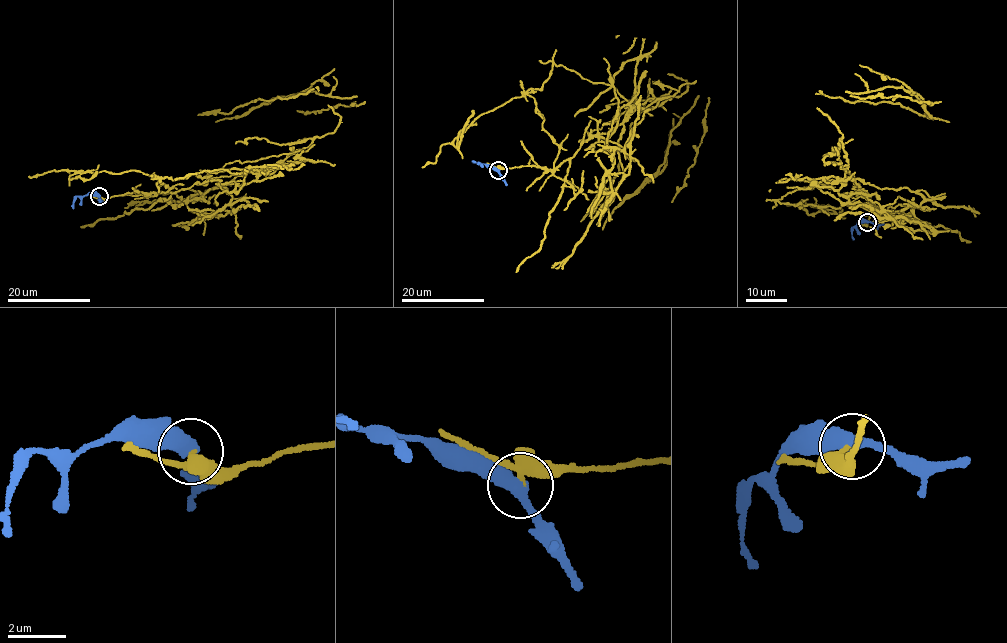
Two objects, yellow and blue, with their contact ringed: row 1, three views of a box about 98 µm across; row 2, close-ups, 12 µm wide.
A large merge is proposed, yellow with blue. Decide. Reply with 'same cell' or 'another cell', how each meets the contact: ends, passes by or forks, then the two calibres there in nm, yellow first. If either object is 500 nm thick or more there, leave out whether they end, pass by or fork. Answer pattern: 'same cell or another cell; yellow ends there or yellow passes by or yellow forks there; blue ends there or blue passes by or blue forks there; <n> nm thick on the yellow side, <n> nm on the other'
another cell; yellow forks there; blue passes by; 260 nm thick on the yellow side, 440 nm on the other

